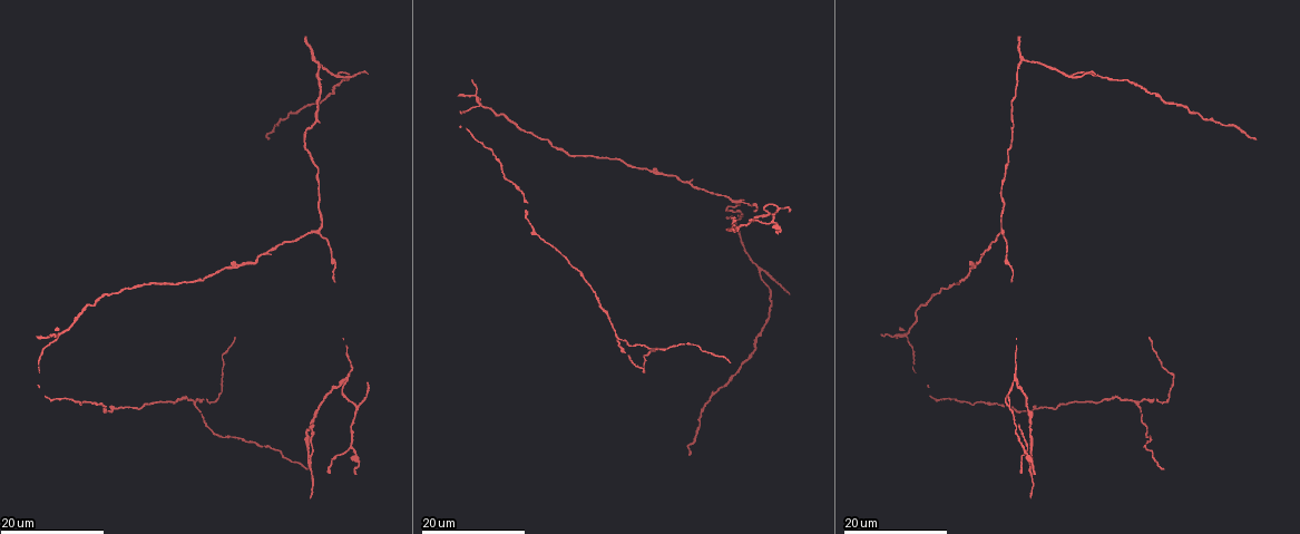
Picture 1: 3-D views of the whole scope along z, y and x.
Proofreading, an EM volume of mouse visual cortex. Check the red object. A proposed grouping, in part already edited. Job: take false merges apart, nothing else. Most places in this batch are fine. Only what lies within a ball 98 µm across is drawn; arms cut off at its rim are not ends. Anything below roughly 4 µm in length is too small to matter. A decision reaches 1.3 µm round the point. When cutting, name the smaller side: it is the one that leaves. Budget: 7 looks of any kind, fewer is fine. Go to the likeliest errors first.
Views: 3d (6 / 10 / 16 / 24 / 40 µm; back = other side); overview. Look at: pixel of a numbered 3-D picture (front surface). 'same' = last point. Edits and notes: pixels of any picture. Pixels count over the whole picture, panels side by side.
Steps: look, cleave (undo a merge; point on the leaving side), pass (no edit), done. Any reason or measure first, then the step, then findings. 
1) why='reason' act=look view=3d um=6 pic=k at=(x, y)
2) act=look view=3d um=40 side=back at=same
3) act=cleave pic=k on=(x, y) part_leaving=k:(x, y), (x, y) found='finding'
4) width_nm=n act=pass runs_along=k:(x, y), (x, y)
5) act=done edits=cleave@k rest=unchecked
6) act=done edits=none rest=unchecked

why='four or more arms meet' act=look view=3d um=24 pic=1 at=(479, 104)

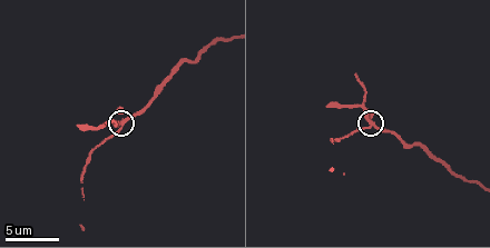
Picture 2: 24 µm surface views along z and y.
act=look view=3d um=10 pic=2 at=(120, 125)

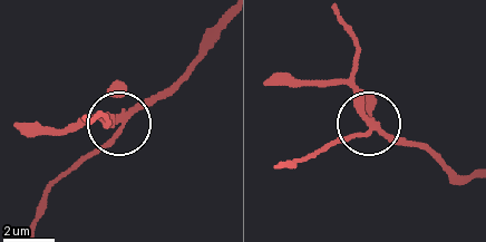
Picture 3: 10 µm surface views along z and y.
side_arm_um=5 act=pass found='continuous, no second neuron'

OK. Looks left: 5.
why='three arms meet' act=look view=3d um=24 pic=1 at=(358, 407)

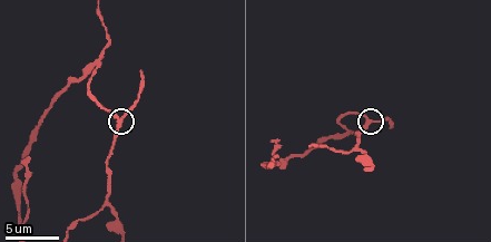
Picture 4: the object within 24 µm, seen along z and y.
act=look view=3d um=10 pic=4 at=(119, 121)

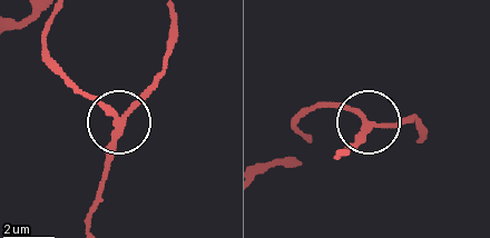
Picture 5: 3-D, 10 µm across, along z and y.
act=look view=3d um=10 side=back pic=5 at=(122, 123)

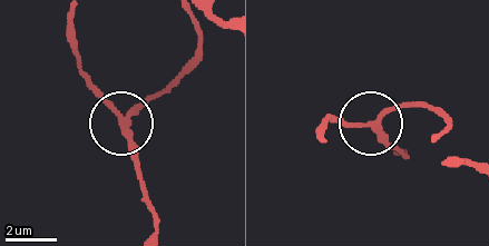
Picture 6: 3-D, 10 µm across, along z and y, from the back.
arms=3 act=cleave pic=6 on=(109, 101) part_leaving=6:(127, 130), (117, 107), (80, 68), (72, 17) found='a second neuron is stuck on'

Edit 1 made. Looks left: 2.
why='two arms in line, one across' act=look view=3d um=16 pic=4 at=(99, 61)

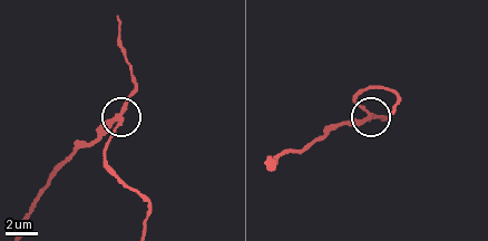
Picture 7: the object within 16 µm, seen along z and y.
arms=3 act=cleave pic=7 on=(104, 127) part_leaving=7:(119, 114), (60, 167), (27, 220) found='a second neuron is stuck on'

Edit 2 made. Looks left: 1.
why='three arms meet' act=look view=3d um=10 pic=4 at=(355, 150)

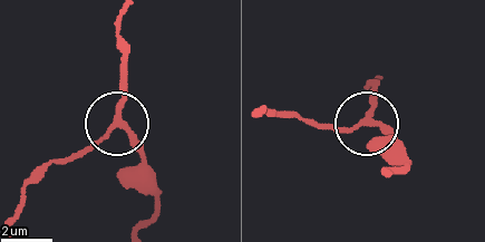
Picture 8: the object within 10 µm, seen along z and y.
width_nm=200 act=pass found='all the same neuron'

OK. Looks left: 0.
act=done edits=cleave@6,cleave@7 rest=unchecked

